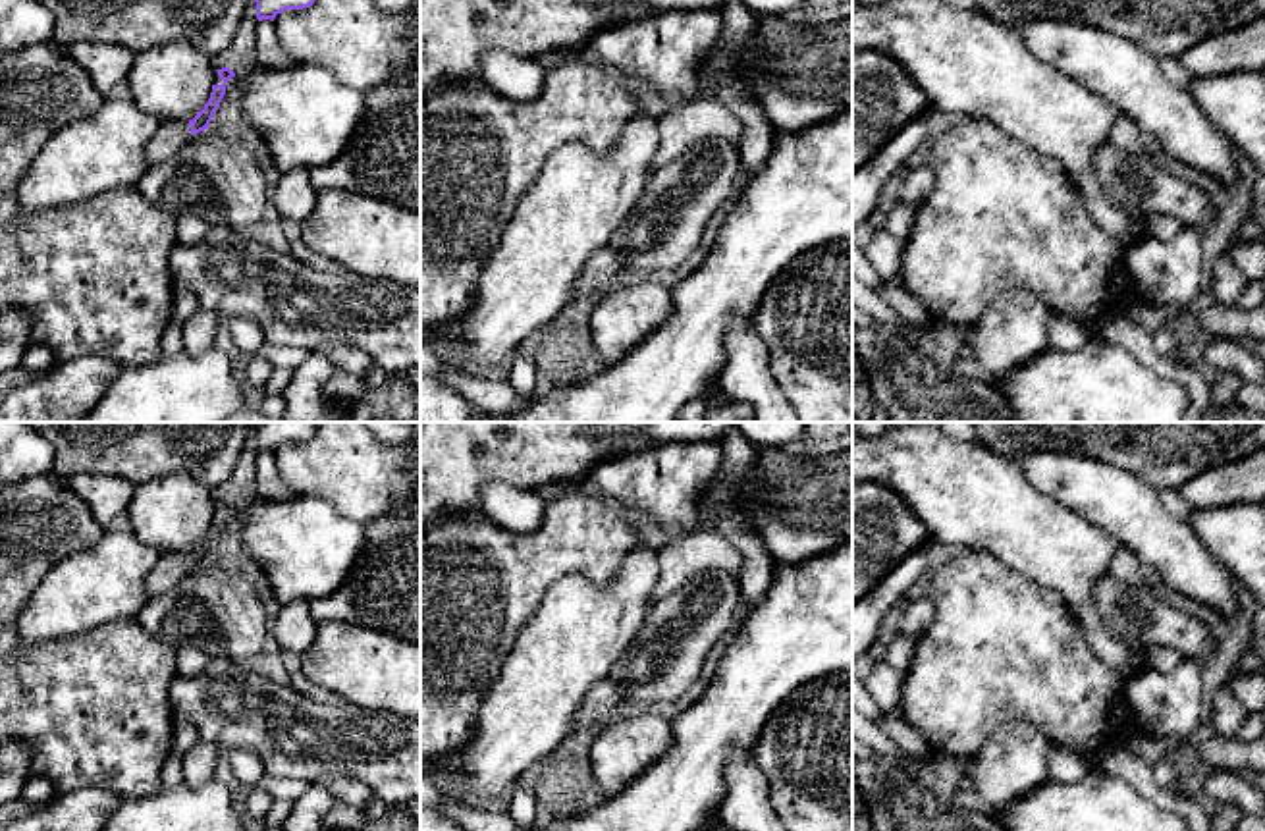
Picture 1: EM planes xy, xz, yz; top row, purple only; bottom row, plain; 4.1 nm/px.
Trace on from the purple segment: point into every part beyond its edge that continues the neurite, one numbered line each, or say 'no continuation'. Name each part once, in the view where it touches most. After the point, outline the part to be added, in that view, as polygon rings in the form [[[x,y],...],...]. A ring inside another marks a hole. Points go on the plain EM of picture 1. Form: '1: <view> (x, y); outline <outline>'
1: xy (170, 567); outline [[[162,553],[150,575],[147,576],[148,596],[174,588],[191,571],[189,553]]]

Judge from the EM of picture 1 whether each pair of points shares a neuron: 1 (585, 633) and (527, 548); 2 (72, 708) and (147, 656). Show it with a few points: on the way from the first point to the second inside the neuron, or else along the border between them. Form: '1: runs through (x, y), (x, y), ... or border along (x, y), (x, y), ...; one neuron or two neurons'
1: border along (598, 583), (562, 575), (527, 621); two neurons
2: runs through (91, 706), (128, 673); one neuron

